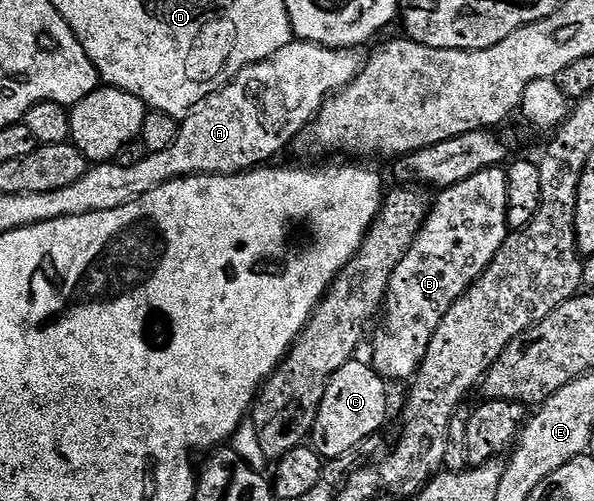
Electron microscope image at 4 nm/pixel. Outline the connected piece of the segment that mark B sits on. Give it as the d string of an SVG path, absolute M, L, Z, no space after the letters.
M489 167L468 177L468 181L460 181L460 185L443 187L437 192L426 224L420 229L416 241L408 249L404 261L396 265L390 278L390 287L386 290L384 302L386 328L374 339L374 359L372 358L374 370L383 379L413 380L414 372L422 364L424 353L428 353L432 333L436 333L436 329L440 329L440 321L444 321L444 313L448 313L448 309L452 309L457 299L462 298L462 294L481 277L484 269L488 269L492 257L496 257L500 245L504 245L508 234L507 205L506 173L502 167Z

